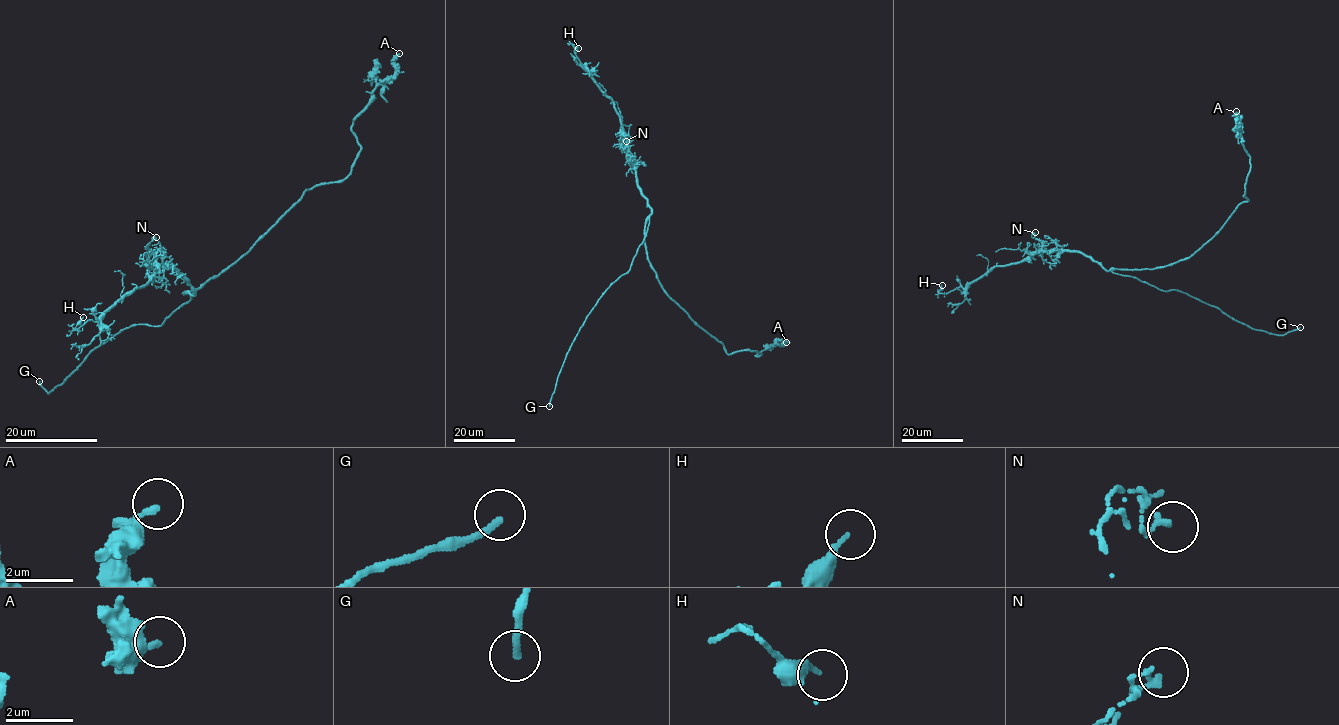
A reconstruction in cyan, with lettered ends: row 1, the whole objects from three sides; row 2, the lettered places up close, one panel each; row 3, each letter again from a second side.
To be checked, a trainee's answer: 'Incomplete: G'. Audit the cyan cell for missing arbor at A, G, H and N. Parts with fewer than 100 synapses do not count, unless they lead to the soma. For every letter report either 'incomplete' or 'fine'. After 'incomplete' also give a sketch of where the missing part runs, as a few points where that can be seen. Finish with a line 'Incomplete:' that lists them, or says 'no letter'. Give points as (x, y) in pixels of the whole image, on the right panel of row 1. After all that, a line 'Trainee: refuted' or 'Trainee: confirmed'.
A: fine
G: incomplete
H: fine
N: fine
Incomplete: G
Trainee: confirmed

